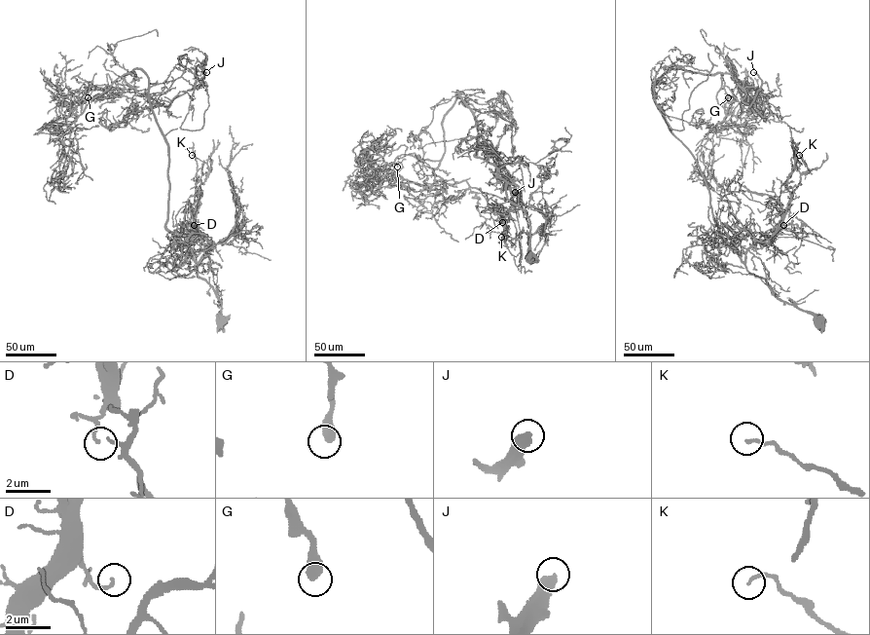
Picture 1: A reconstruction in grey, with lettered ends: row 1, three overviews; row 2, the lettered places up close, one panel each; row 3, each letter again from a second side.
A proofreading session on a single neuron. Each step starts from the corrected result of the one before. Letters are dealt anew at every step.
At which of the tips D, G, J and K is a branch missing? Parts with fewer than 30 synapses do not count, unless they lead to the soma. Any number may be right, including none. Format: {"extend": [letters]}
{"extend": ["J"]}

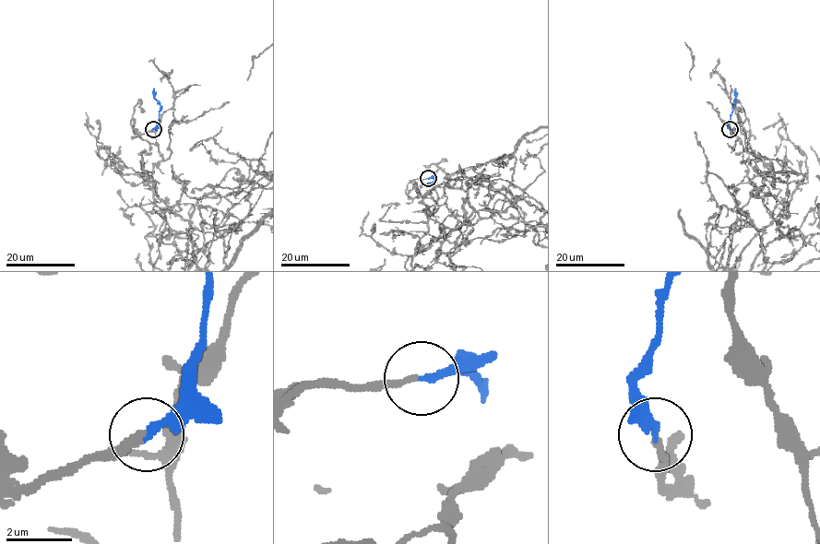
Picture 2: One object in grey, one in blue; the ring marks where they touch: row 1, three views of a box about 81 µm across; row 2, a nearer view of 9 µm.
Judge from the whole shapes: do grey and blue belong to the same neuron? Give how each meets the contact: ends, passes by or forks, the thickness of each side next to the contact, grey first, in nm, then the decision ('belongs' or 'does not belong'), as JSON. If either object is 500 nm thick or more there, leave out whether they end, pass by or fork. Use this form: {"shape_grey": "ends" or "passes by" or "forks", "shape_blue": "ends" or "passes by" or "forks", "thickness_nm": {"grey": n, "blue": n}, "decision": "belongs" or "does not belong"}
{"shape_grey": "ends", "shape_blue": "ends", "thickness_nm": {"grey": 200, "blue": 240}, "decision": "does not belong"}

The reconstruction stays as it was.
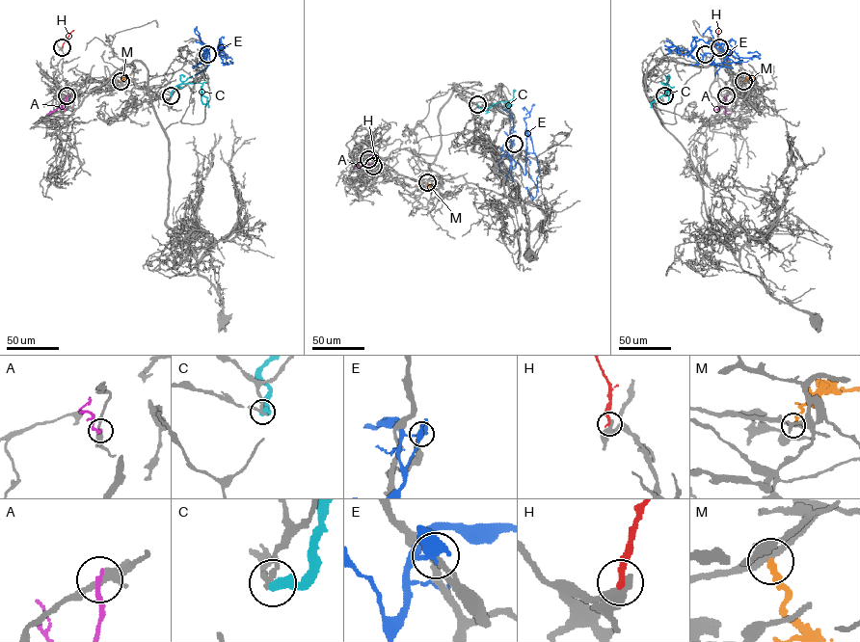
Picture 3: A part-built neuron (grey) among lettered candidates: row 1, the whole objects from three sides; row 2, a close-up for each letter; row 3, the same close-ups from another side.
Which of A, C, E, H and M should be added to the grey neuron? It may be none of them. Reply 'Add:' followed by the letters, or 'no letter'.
Add: no letter

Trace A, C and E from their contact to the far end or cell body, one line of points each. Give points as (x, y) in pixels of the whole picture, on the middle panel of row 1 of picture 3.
A: (373, 166), (360, 164), (353, 169)
C: (477, 104), (484, 108), (507, 101), (507, 106), (514, 91)
E: (514, 144), (508, 154), (513, 169), (519, 163), (525, 173), (526, 146), (525, 151), (537, 158), (536, 188)

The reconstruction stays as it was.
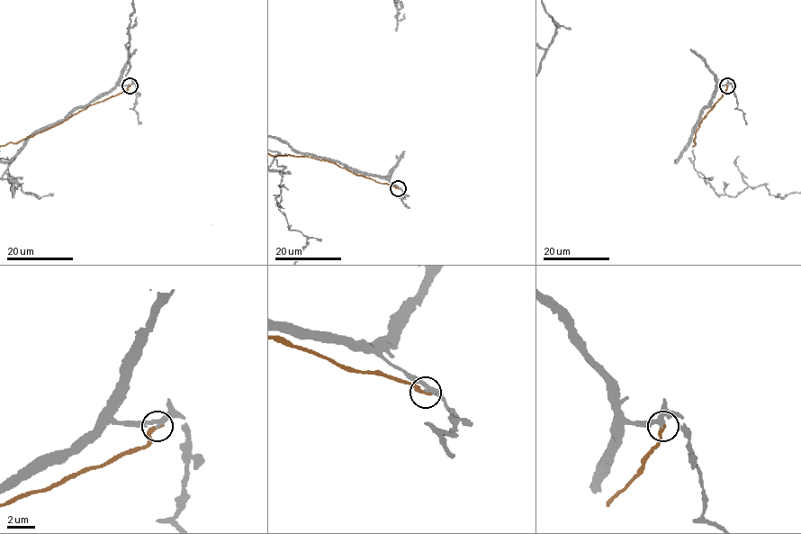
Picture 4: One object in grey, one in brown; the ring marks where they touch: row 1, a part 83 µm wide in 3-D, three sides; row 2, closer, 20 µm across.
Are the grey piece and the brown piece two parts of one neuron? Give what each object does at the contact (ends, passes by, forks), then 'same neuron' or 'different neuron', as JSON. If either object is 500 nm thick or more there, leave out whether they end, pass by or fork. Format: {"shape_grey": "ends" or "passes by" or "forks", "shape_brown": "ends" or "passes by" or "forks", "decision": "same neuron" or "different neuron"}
{"shape_grey": "passes by", "shape_brown": "ends", "decision": "different neuron"}

